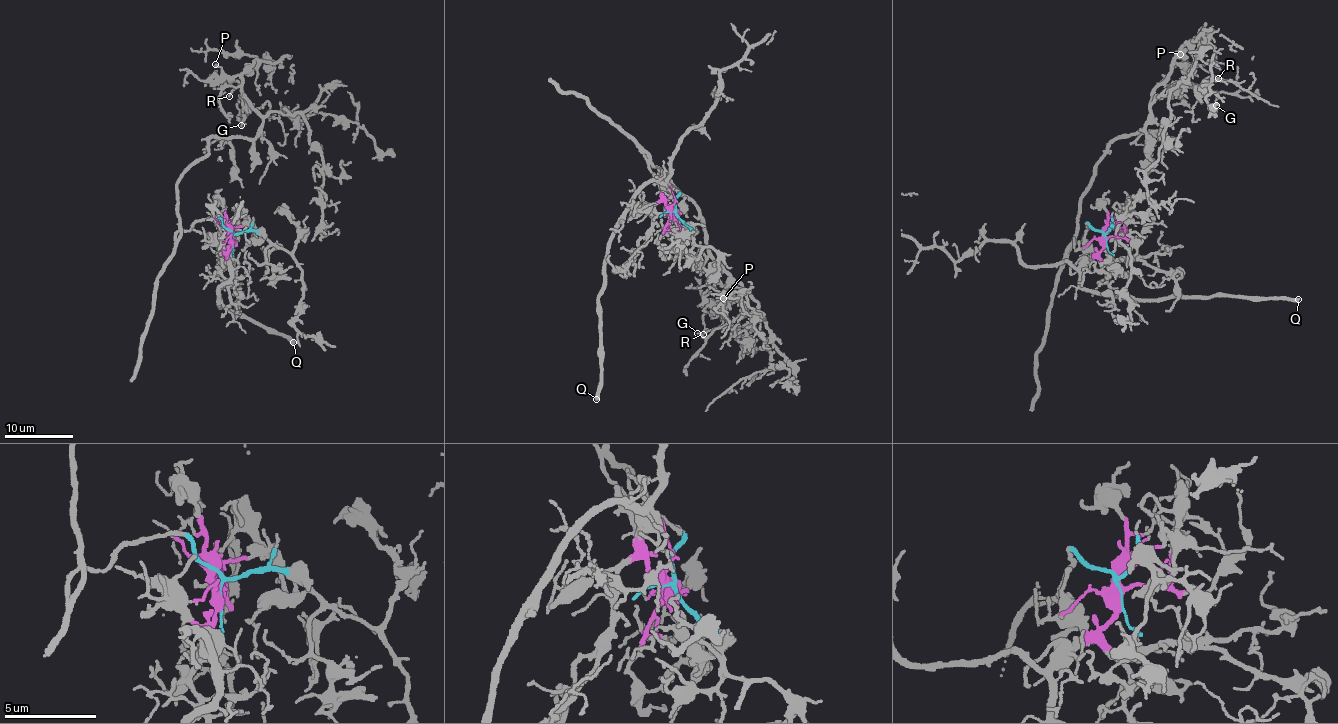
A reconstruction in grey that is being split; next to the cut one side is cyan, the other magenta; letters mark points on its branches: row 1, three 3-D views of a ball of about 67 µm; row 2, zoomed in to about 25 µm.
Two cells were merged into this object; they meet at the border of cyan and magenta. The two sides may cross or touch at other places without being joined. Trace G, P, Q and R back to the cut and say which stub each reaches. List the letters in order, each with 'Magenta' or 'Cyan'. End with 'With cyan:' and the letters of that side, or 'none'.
G: Cyan
P: Cyan
Q: Magenta
R: Cyan
With cyan: G, P, R

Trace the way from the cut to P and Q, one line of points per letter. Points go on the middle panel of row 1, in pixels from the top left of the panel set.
P: (674, 210), (677, 192), (649, 162), (697, 207), (707, 253), (742, 283), (735, 300), (723, 304), (723, 298)
Q: (674, 210), (662, 195), (665, 184), (649, 182), (636, 194), (610, 243), (598, 300), (601, 356), (595, 400)

